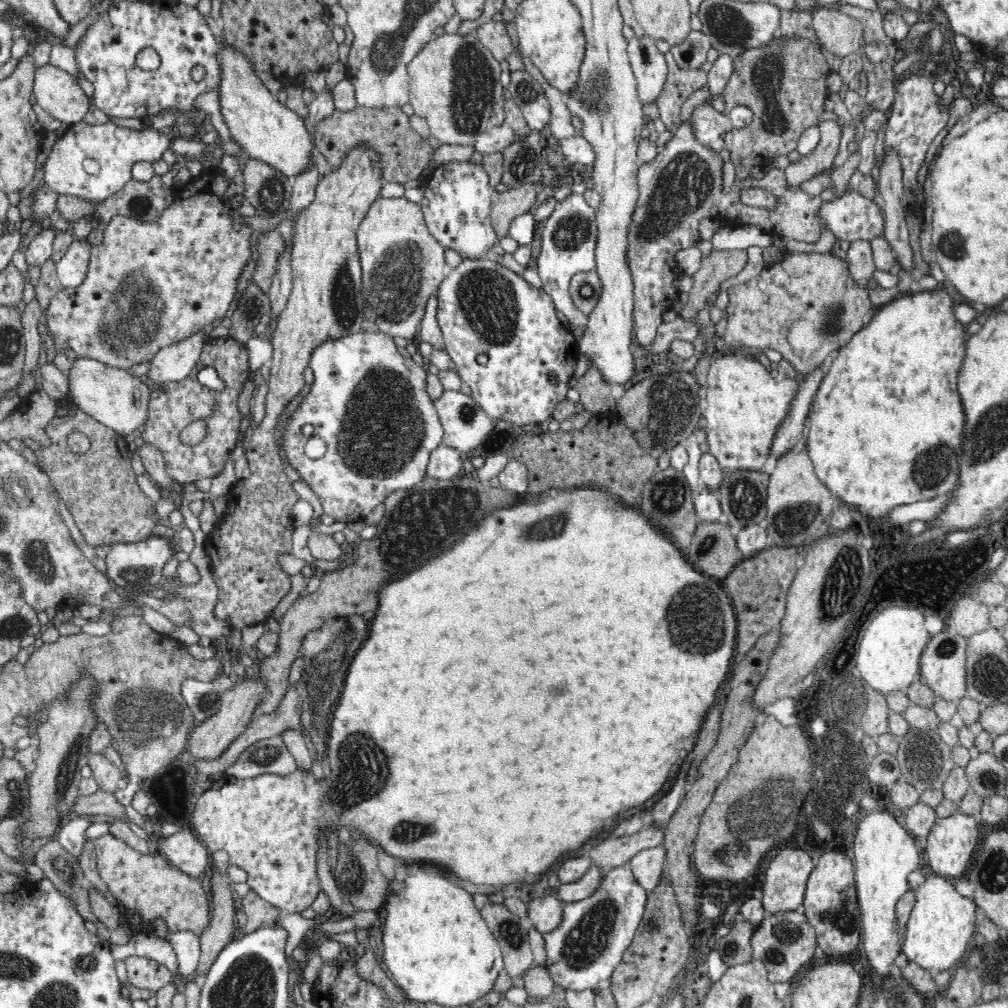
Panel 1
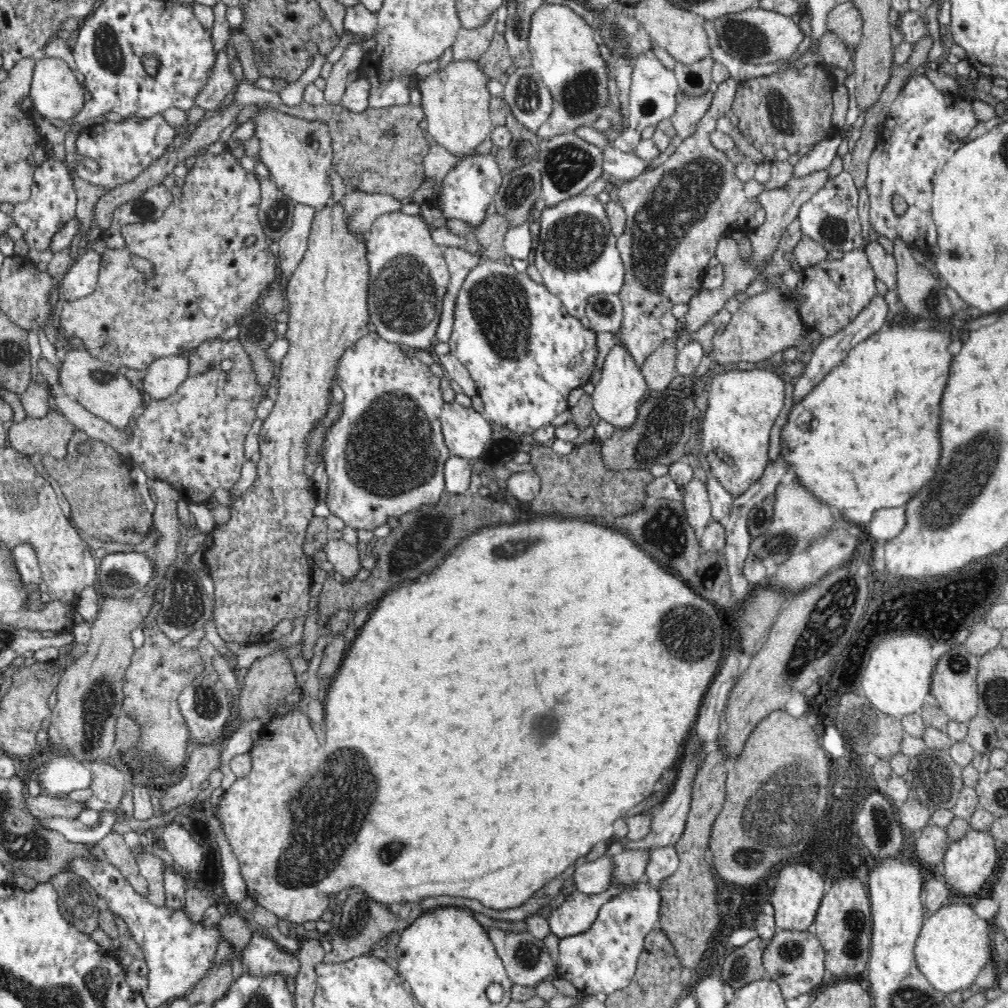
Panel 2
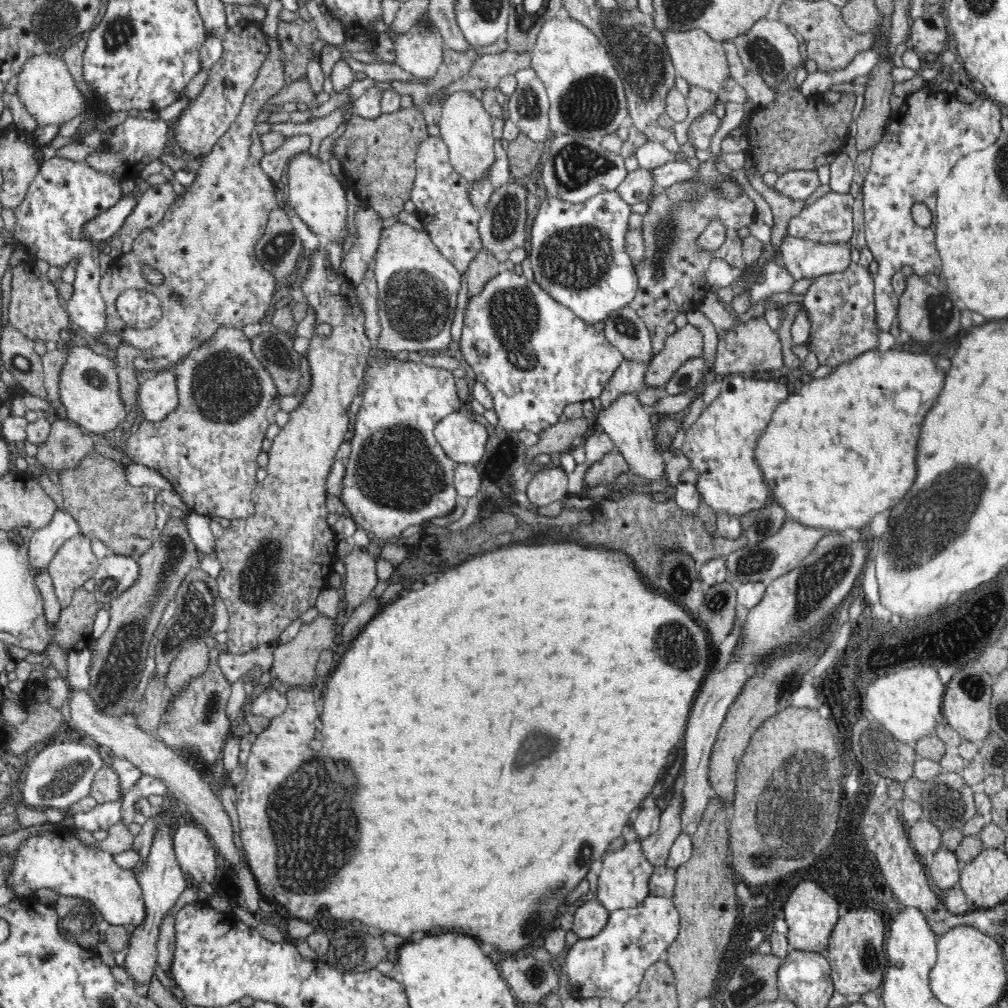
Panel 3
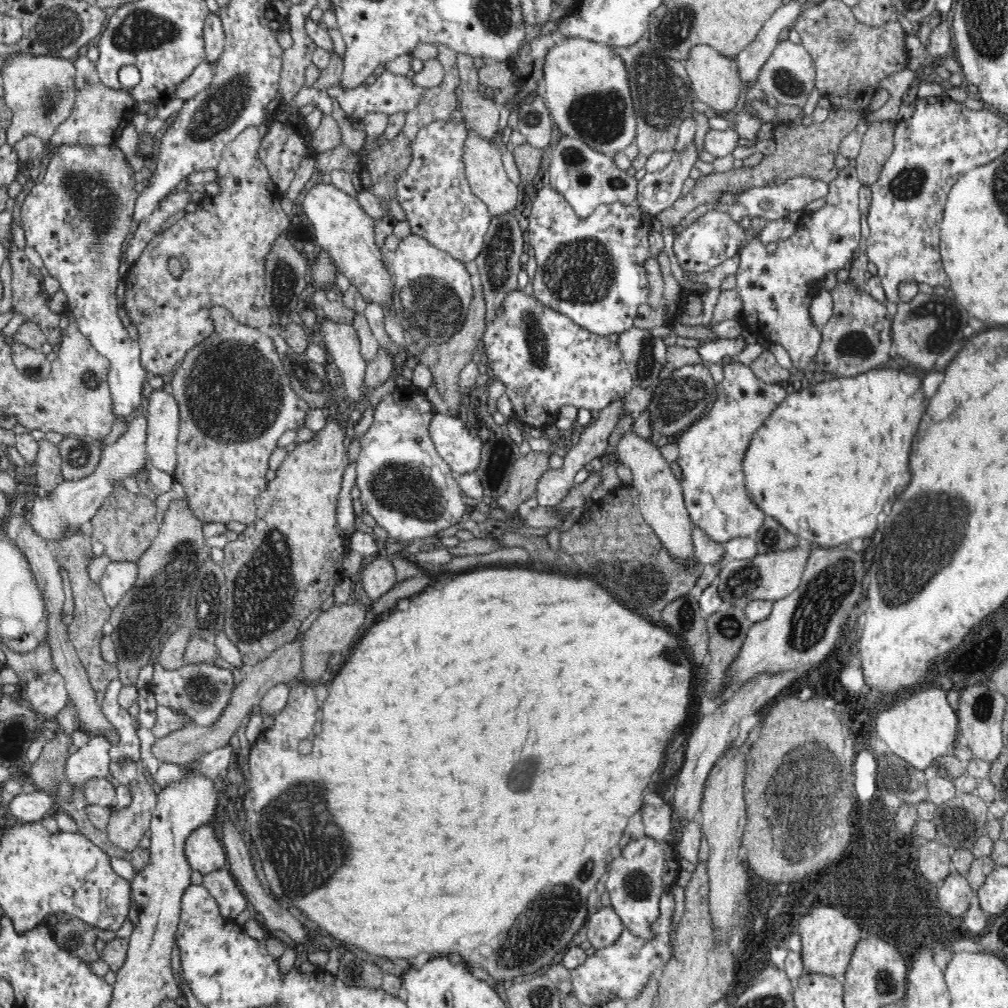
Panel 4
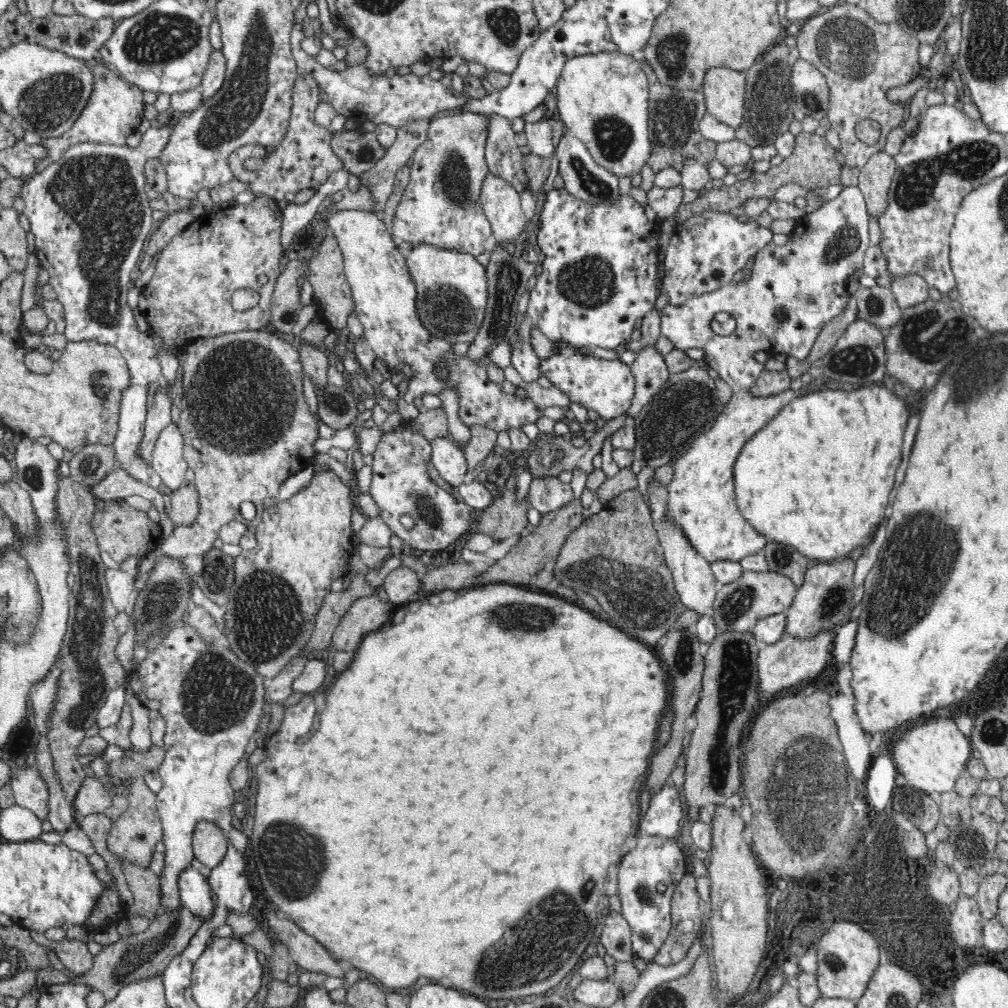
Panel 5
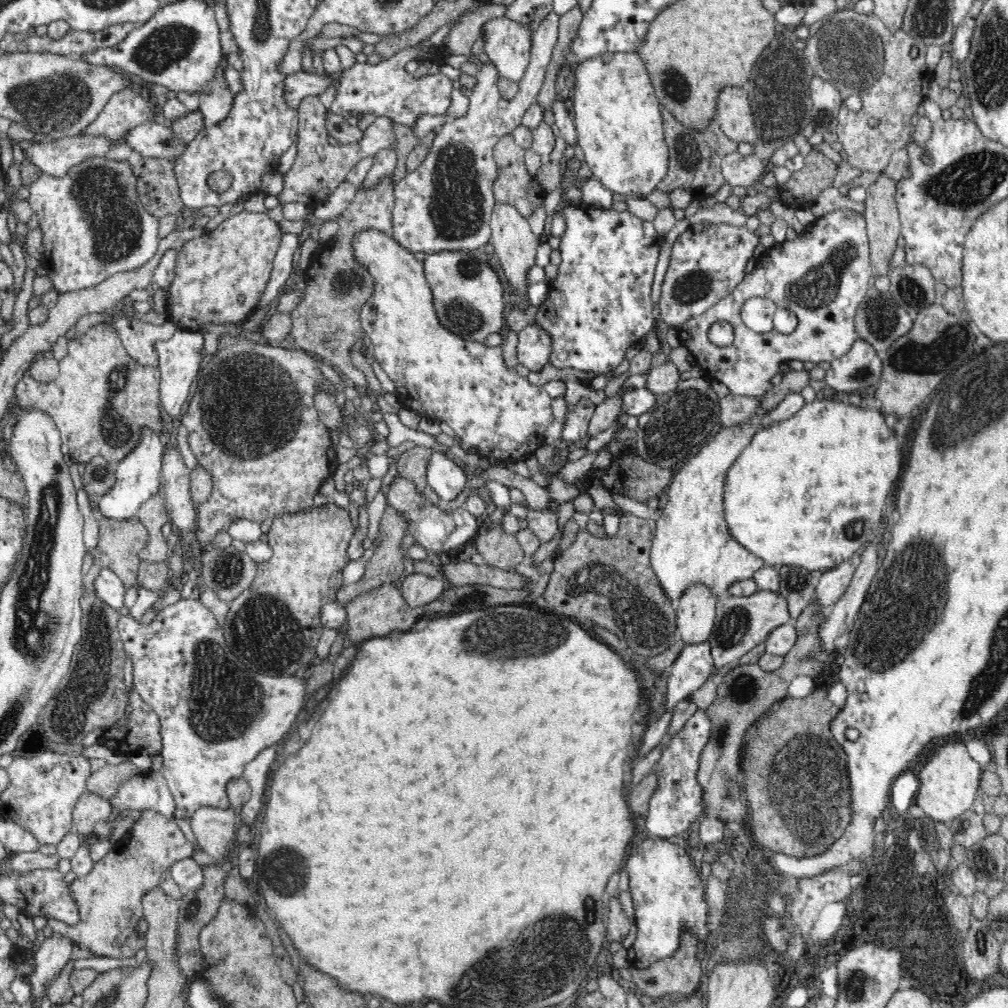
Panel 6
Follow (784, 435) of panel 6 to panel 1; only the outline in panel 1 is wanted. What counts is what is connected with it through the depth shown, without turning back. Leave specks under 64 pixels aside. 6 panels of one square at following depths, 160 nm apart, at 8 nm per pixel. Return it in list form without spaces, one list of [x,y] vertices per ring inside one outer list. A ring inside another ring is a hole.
[[[944,290],[934,292],[918,292],[912,296],[902,296],[890,304],[884,304],[882,310],[878,310],[872,318],[872,322],[857,334],[843,347],[834,352],[830,370],[819,384],[814,395],[814,402],[808,415],[812,420],[808,426],[806,436],[806,448],[812,458],[816,475],[826,486],[830,486],[830,492],[838,496],[842,502],[850,502],[852,508],[856,506],[870,518],[884,518],[896,506],[900,504],[912,504],[920,500],[928,500],[944,493],[950,494],[957,488],[958,480],[961,478],[960,460],[962,445],[965,445],[965,420],[966,408],[962,405],[962,398],[958,392],[958,378],[961,377],[962,362],[966,358],[966,344],[968,337],[964,334],[964,325],[952,314],[954,300]]]

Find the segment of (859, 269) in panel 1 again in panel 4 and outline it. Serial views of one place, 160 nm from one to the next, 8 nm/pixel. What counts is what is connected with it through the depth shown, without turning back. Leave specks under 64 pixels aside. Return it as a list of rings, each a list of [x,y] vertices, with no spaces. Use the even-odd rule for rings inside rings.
[[[851,278],[828,285],[833,298],[833,312],[821,328],[822,341],[815,357],[815,365],[827,375],[845,378],[886,366],[893,355],[891,309],[874,300],[870,293],[857,290]]]

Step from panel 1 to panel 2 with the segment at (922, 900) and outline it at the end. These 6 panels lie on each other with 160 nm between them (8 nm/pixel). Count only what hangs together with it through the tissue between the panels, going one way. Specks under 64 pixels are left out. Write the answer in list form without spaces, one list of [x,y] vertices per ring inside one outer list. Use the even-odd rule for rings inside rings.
[[[969,903],[962,904],[942,904],[932,915],[928,915],[922,922],[922,930],[919,931],[918,940],[915,942],[914,954],[915,962],[920,973],[928,979],[934,990],[940,991],[947,997],[952,992],[965,992],[967,995],[970,988],[973,988],[976,978],[980,976],[982,969],[989,963],[994,962],[1000,968],[999,961],[992,951],[990,951],[991,923],[978,917],[973,907]]]

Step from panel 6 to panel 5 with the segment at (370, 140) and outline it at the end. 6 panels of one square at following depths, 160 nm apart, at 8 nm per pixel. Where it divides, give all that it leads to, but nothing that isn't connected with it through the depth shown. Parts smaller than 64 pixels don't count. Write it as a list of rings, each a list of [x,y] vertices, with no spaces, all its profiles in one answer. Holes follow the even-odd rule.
[[[297,74],[296,80],[294,80],[294,84],[292,84],[292,110],[290,110],[290,124],[288,124],[288,132],[284,134],[285,138],[283,139],[283,142],[278,147],[274,147],[268,150],[264,161],[261,161],[256,157],[252,157],[248,158],[248,160],[244,162],[244,166],[246,166],[246,168],[252,169],[253,171],[257,172],[257,179],[253,182],[253,185],[250,185],[250,183],[239,181],[236,178],[232,181],[228,181],[226,184],[218,184],[216,188],[212,188],[212,190],[209,190],[211,201],[218,202],[221,205],[234,204],[234,196],[236,196],[238,192],[244,192],[244,190],[246,190],[246,192],[255,192],[256,194],[265,194],[268,198],[273,198],[276,201],[284,200],[284,196],[286,196],[288,192],[296,194],[297,192],[300,192],[300,190],[306,190],[306,188],[313,188],[317,191],[318,188],[320,188],[320,186],[322,186],[322,184],[324,184],[324,182],[328,180],[328,176],[332,175],[333,172],[344,169],[344,163],[342,162],[345,160],[341,157],[338,157],[338,155],[336,155],[336,153],[334,153],[334,150],[332,149],[332,133],[328,131],[328,128],[320,126],[316,123],[316,121],[314,121],[314,110],[316,110],[316,106],[320,104],[320,98],[318,97],[318,94],[320,94],[320,92],[321,90],[317,87],[316,81],[311,76],[307,76],[307,74]]]

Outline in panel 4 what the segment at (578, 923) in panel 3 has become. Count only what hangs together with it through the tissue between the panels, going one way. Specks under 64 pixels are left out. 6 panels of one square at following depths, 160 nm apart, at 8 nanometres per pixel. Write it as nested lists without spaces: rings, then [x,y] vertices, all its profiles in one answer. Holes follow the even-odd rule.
[[[603,905],[597,912],[589,915],[586,928],[586,936],[594,948],[612,946],[612,942],[616,942],[626,929],[614,908]]]

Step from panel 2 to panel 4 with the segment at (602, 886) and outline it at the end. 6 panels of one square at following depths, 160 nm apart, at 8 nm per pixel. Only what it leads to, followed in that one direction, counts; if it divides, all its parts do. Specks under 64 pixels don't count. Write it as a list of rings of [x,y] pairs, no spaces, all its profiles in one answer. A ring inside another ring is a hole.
[[[634,836],[631,842],[619,851],[608,864],[607,895],[611,906],[621,918],[630,934],[650,938],[650,923],[658,918],[658,904],[665,893],[677,884],[681,871],[679,854],[670,841],[657,842],[652,838]]]

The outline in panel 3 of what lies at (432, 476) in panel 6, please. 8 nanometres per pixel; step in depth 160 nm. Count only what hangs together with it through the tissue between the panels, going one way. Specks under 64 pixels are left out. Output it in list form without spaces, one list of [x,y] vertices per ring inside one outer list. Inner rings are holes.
[[[463,411],[442,418],[435,426],[435,437],[455,464],[478,464],[489,439],[480,418],[470,418]]]

